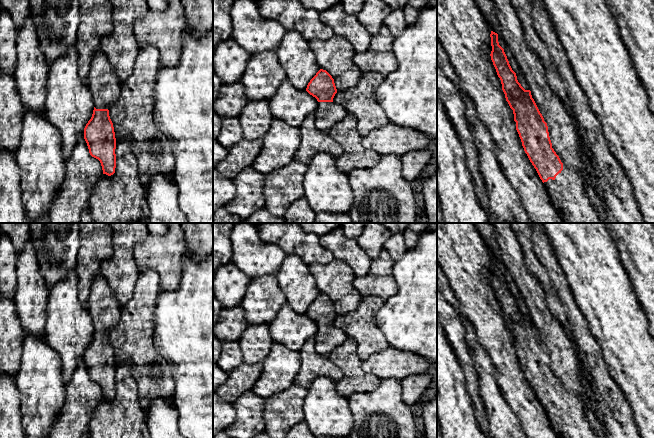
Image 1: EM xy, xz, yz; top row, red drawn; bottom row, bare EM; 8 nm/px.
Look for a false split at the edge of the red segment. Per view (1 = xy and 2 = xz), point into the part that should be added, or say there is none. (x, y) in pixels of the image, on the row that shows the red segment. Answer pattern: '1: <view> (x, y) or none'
1: xy (105, 87)
2: xz (328, 114)

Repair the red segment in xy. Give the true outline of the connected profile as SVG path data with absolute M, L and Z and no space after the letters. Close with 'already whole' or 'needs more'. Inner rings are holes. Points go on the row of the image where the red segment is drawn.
M99 50L90 65L88 84L94 110L84 128L89 153L101 163L103 174L111 176L116 168L116 138L109 108L120 96L120 82L108 58Z; needs more

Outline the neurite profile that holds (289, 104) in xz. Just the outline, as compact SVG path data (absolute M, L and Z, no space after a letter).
M288 80L281 83L268 102L274 119L297 128L301 128L306 117L314 114L318 106L315 97L295 88Z

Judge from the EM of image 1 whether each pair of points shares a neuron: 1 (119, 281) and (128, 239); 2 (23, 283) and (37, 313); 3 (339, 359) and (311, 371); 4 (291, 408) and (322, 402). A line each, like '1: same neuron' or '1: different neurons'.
1: same neuron
2: same neuron
3: different neurons
4: different neurons

